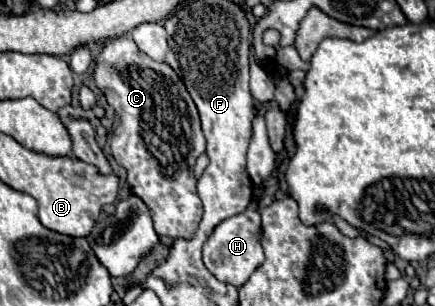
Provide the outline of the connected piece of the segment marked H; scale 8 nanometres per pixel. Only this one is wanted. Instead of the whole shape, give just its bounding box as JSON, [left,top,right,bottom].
[203,201,265,287]

